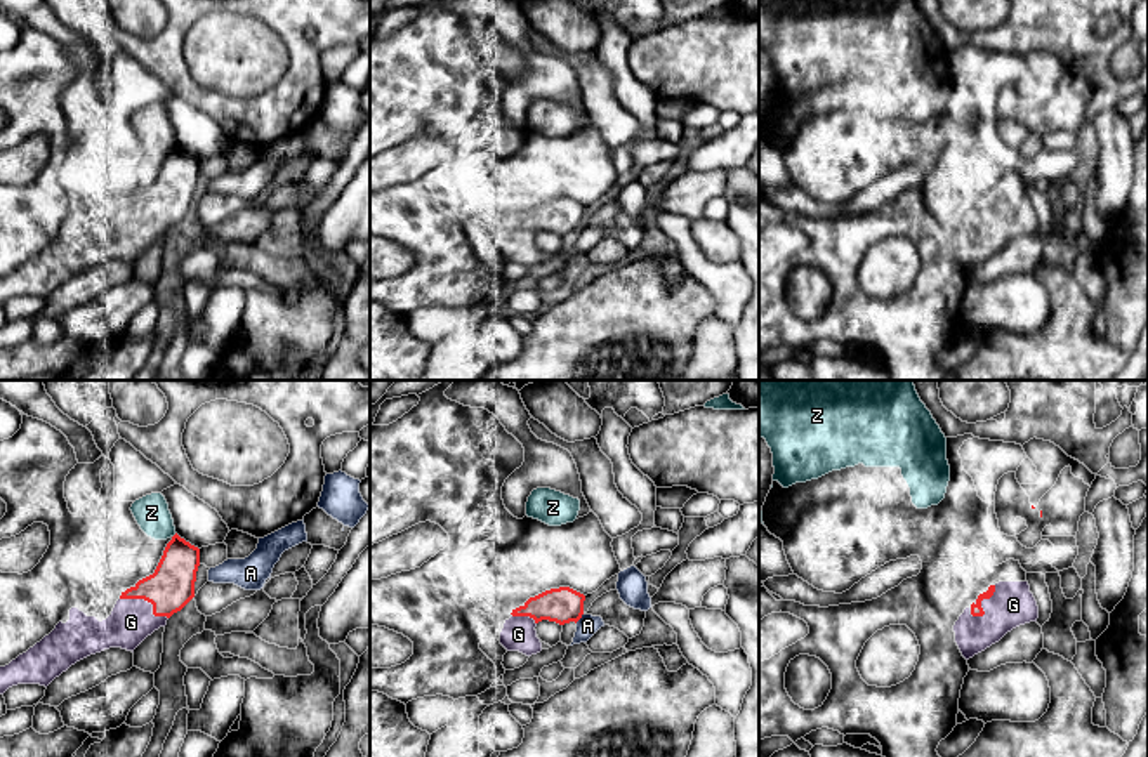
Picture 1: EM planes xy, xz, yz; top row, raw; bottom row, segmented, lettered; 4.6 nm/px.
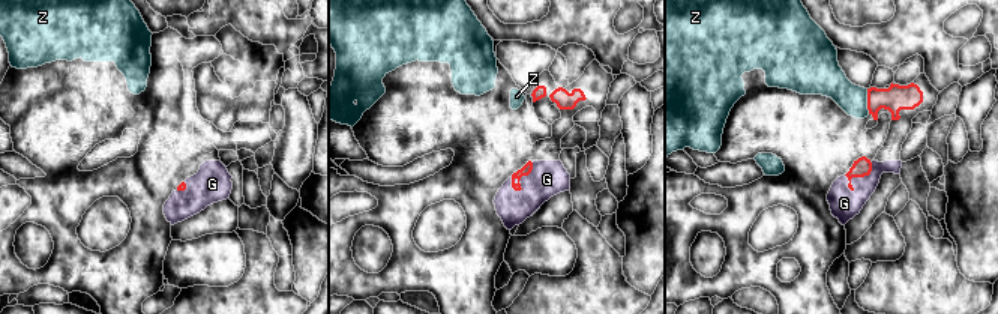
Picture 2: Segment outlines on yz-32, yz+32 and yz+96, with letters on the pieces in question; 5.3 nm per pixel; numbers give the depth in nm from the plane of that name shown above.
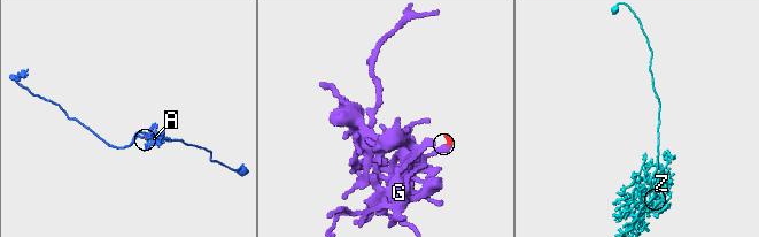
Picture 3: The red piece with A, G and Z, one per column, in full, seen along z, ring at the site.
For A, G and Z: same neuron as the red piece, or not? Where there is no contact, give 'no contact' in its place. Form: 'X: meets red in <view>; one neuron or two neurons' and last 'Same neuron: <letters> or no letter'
A: meets red in xz; two neurons
G: meets red in xy; one neuron
Z: meets red in xy; two neurons
Same neuron: G

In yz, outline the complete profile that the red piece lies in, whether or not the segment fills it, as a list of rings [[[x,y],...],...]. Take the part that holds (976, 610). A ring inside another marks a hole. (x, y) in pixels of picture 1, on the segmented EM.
[[[999,582],[964,609],[953,625],[966,660],[999,642],[1013,629],[1037,622],[1039,606],[1028,582]]]

